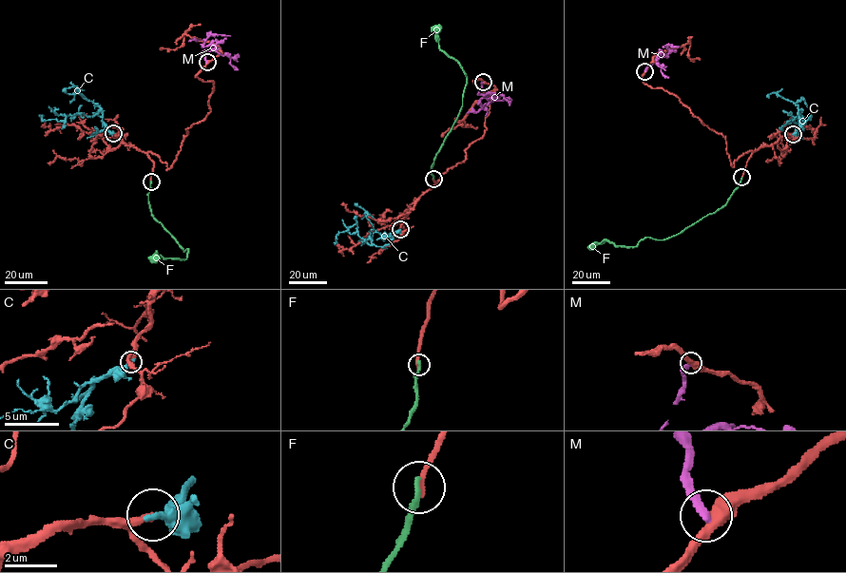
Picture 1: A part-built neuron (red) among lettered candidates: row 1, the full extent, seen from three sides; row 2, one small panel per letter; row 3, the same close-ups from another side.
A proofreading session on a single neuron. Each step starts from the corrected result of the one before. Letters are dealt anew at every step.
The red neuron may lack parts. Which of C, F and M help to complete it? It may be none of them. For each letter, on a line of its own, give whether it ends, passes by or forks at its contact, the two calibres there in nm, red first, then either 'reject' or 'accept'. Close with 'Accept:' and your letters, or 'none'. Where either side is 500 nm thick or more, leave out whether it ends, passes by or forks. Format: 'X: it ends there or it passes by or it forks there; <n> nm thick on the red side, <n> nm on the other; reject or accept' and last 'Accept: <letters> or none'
C: it ends there; 200 nm thick on the red side, 320 nm on the other; accept
F: it ends there; 240 nm thick on the red side, 240 nm on the other; reject
M: it ends there; 480 nm thick on the red side, 280 nm on the other; reject
Accept: C

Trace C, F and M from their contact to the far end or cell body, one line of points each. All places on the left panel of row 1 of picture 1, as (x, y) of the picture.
C: (113, 133), (95, 114), (87, 117), (67, 114), (65, 120), (59, 122), (43, 120), (39, 115)
F: (151, 181), (151, 214), (188, 251), (185, 258), (179, 259), (163, 258), (157, 251), (157, 260)
M: (207, 62), (201, 53), (216, 47), (203, 46), (204, 40), (211, 35), (230, 35)

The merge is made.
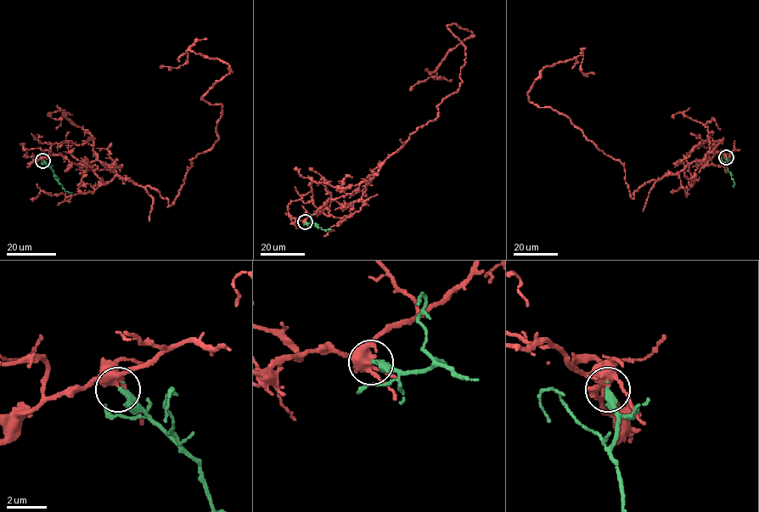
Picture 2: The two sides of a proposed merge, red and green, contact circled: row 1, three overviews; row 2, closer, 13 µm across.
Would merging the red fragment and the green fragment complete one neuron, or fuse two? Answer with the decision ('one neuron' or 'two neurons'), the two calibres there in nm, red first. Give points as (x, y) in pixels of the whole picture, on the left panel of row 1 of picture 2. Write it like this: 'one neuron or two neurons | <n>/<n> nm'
two neurons | 320/340 nm

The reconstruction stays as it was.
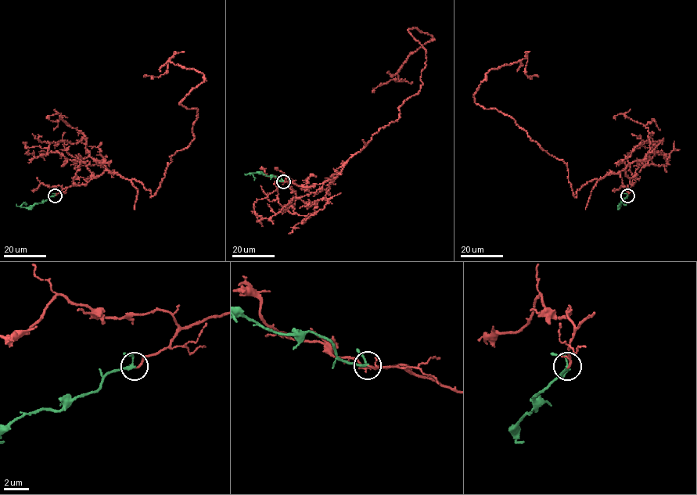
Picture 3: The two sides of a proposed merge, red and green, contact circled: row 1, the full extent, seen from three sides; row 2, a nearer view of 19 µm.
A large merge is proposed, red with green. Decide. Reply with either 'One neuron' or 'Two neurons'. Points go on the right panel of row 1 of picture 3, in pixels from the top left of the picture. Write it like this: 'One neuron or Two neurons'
One neuron

